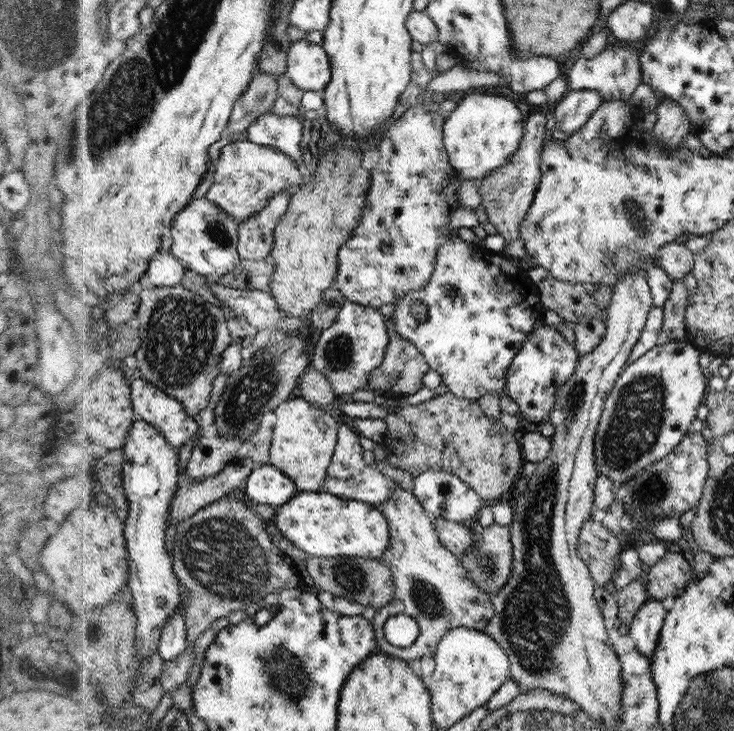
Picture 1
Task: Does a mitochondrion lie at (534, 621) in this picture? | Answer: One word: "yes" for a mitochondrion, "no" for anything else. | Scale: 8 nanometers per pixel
yes

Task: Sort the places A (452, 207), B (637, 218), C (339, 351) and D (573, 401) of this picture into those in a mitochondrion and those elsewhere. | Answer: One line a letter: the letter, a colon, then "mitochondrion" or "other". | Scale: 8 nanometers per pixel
A: other
B: mitochondrion
C: mitochondrion
D: mitochondrion

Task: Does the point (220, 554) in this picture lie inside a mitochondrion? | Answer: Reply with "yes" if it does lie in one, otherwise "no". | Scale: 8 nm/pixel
yes

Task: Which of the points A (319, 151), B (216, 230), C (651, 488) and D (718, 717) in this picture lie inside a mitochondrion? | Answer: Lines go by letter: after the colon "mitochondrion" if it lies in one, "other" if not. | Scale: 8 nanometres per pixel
A: other
B: mitochondrion
C: mitochondrion
D: mitochondrion

